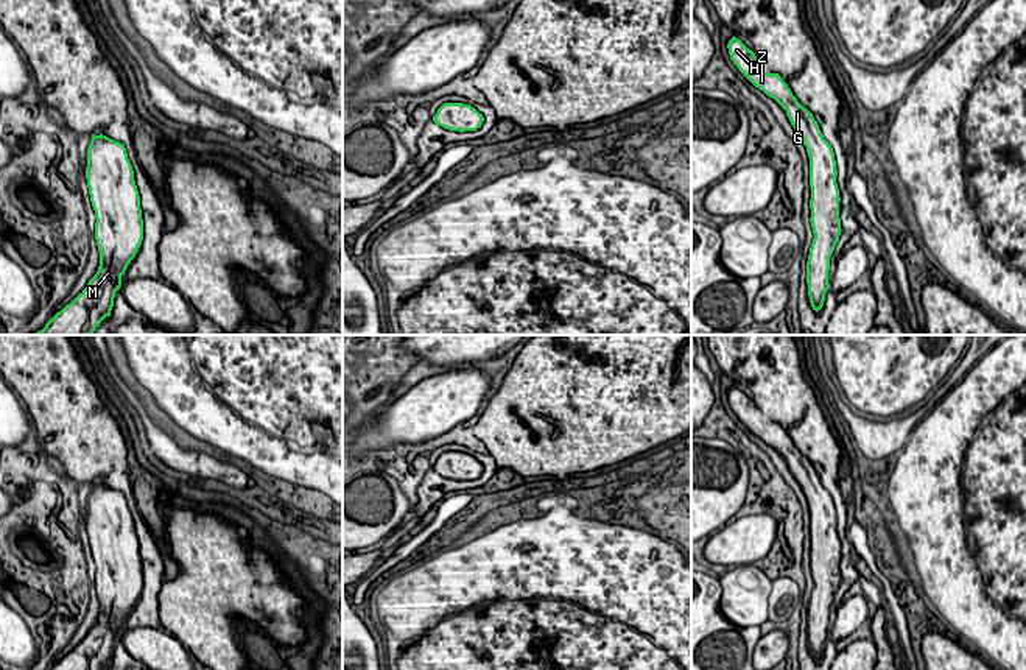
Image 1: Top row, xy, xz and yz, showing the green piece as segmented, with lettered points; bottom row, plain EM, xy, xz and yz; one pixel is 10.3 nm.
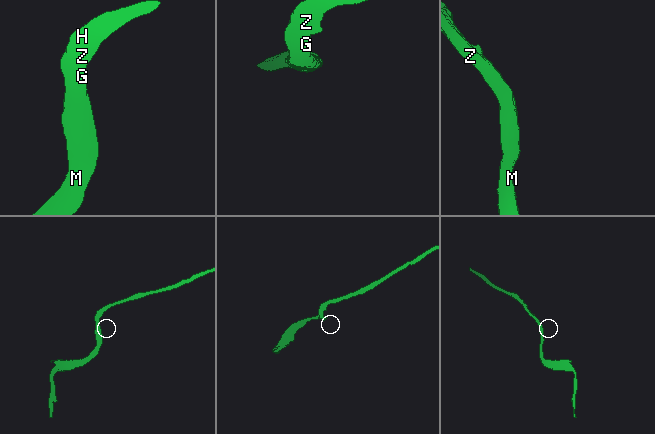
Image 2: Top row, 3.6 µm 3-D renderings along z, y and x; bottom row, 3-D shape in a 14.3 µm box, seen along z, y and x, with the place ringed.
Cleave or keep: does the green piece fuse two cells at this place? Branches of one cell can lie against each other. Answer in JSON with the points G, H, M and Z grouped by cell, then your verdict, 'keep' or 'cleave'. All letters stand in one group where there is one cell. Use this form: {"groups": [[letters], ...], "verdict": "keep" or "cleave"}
{"groups": [["G", "H", "M", "Z"]], "verdict": "keep"}

